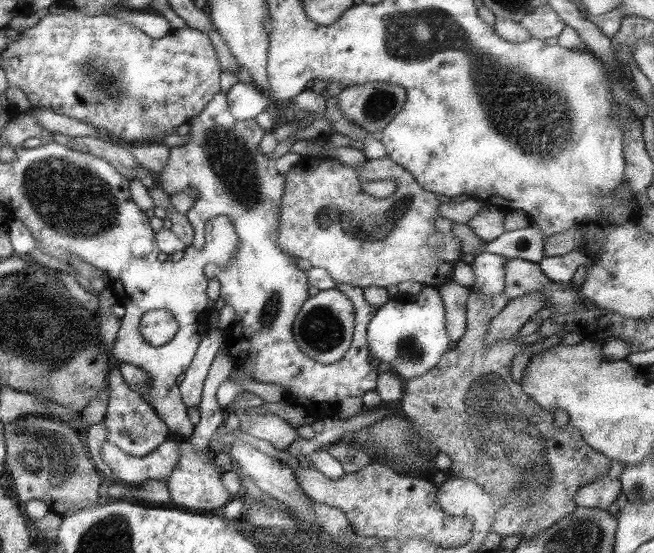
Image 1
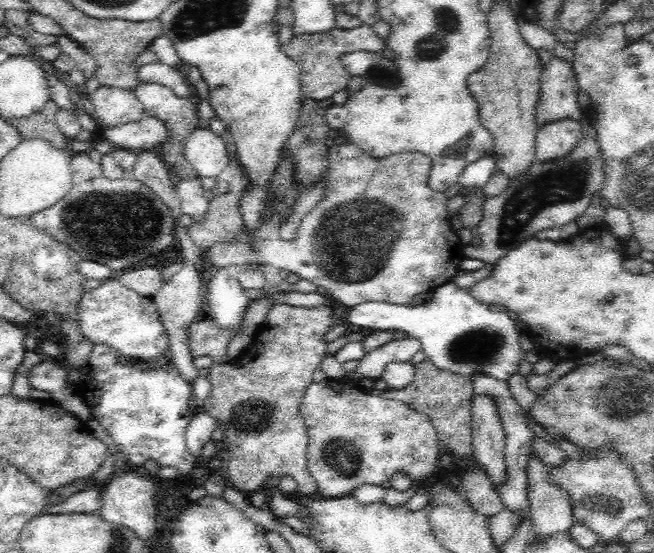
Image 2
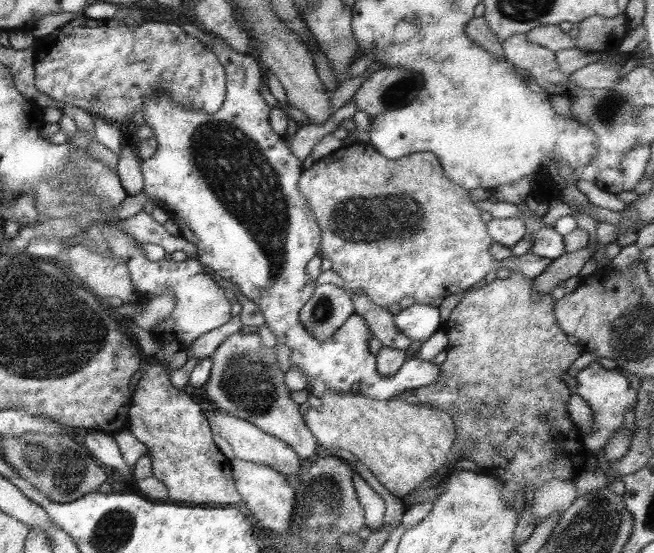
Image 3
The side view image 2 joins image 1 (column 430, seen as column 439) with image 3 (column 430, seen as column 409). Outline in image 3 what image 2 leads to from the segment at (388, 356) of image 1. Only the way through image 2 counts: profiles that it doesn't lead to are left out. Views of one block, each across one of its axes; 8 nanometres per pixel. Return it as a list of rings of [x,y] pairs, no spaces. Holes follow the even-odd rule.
[[[414,303],[394,316],[394,325],[410,342],[424,342],[442,328],[444,322],[440,319],[438,307]]]

